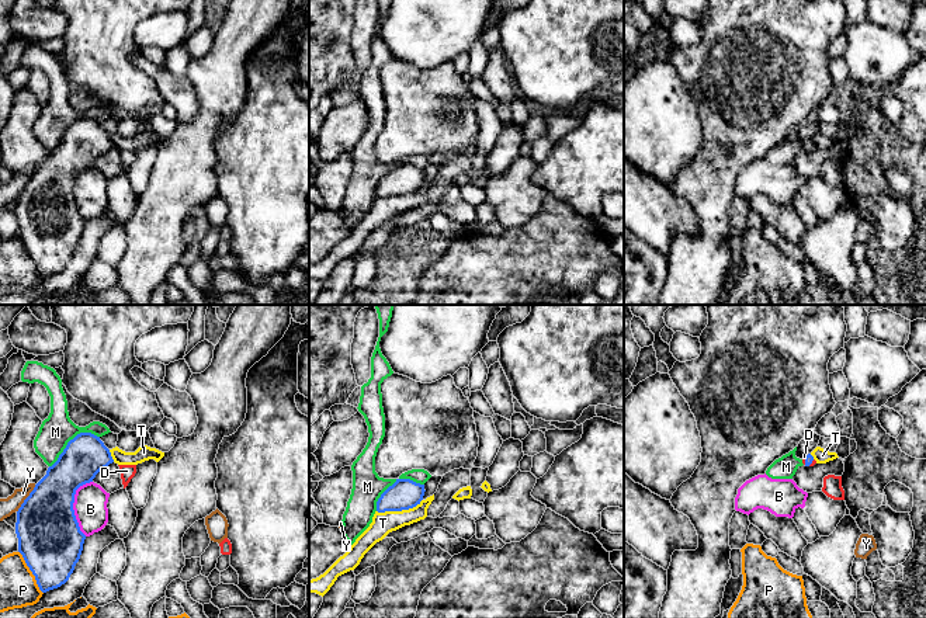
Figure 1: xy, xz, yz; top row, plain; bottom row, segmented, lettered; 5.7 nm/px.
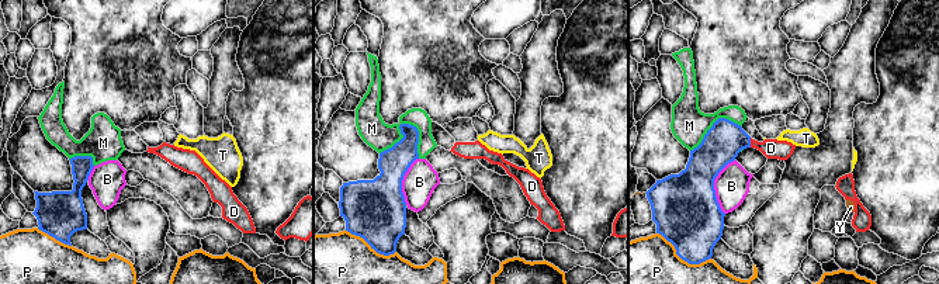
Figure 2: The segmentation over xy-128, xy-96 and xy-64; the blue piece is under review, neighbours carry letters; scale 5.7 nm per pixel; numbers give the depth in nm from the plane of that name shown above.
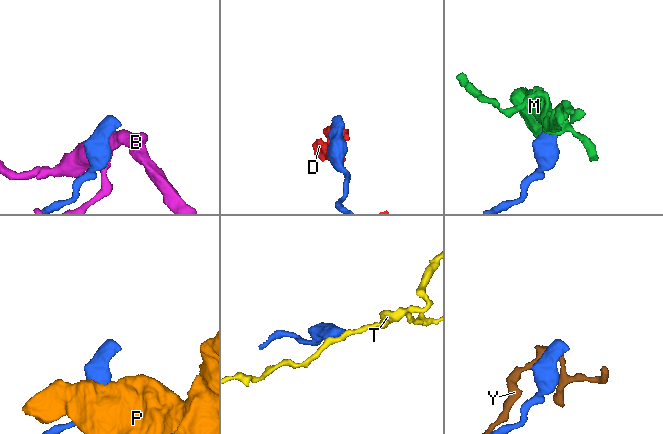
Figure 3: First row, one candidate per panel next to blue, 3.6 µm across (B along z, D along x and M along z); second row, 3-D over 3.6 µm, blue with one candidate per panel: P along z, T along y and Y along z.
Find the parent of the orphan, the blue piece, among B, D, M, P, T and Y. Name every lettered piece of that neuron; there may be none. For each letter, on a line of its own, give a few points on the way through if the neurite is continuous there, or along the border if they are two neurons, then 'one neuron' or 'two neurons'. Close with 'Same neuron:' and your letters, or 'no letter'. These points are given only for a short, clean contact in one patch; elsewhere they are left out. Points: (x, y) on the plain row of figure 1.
B: two neurons
D: runs through yz (808, 143), (805, 146), (804, 142); one neuron
M: two neurons
P: border along xy (18, 236), (42, 278); two neurons
T: border along xz (422, 184), (408, 194), (377, 197); two neurons
Y: two neurons
Same neuron: D

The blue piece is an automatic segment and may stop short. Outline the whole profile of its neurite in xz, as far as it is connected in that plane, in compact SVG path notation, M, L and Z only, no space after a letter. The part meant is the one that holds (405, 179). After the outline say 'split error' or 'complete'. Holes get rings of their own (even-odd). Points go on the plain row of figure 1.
M396 164L377 187L377 197L402 197L420 190L424 181L424 170L410 164Z; complete

